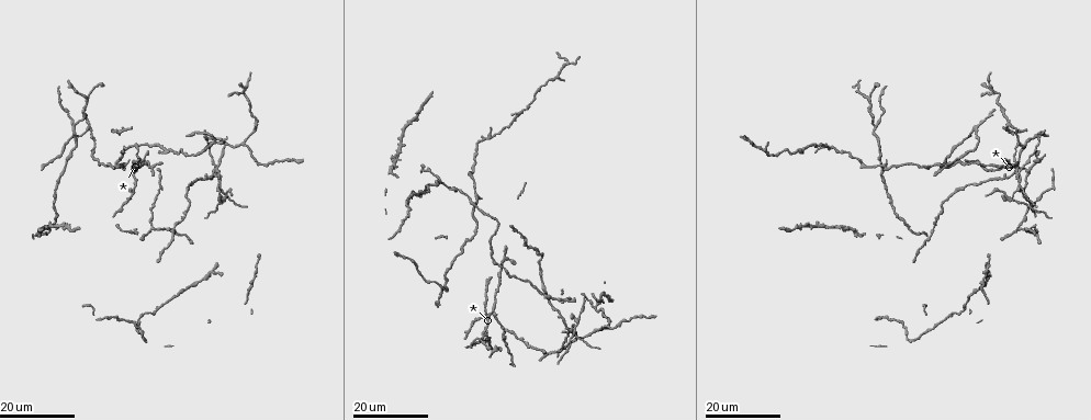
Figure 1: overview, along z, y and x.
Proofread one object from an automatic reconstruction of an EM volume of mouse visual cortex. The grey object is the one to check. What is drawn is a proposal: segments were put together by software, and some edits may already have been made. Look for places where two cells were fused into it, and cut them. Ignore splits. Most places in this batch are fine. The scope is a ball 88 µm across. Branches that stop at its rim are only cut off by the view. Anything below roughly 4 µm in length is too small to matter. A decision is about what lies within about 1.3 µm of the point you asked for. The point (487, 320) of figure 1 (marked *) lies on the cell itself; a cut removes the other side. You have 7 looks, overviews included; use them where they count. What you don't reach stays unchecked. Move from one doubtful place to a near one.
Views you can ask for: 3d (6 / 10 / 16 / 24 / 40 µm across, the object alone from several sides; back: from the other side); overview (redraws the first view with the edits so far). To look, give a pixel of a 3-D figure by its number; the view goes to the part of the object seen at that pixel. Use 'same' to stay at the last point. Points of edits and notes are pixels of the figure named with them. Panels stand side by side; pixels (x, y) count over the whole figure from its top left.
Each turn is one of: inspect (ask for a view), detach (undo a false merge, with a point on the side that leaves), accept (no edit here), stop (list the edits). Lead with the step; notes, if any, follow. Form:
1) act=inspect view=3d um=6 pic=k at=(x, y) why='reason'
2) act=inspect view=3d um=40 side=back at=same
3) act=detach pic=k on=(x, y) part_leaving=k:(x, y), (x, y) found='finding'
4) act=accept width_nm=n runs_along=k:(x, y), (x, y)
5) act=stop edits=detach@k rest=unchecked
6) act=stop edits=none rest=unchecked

act=inspect view=3d um=24 pic=1 at=(85, 127)

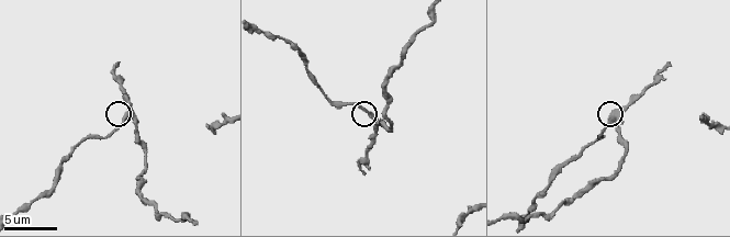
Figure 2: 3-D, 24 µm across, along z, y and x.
act=inspect view=3d um=6 pic=2 at=(370, 116)

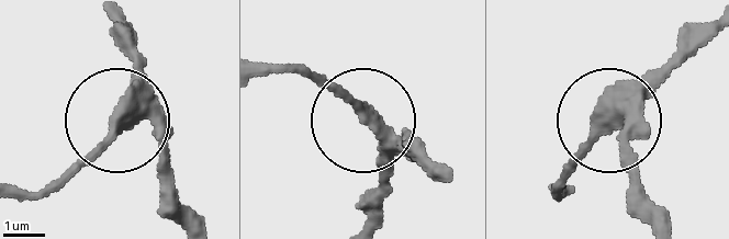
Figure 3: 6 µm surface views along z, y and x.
act=accept found='one cell here'

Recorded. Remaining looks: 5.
act=inspect view=3d um=24 pic=1 at=(874, 124) why='arms part here'

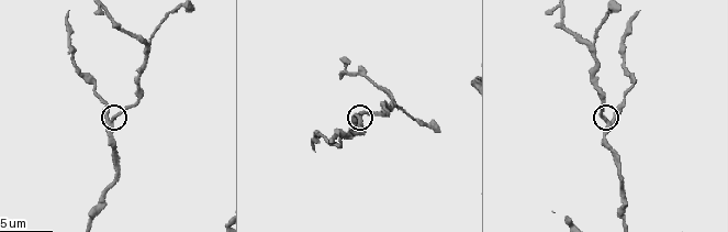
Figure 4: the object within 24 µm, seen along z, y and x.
act=inspect view=3d um=6 pic=4 at=(610, 121)

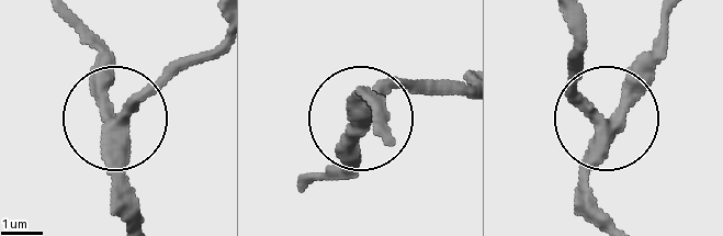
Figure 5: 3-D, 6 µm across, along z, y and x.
act=accept width_nm=350 found='all the same cell'

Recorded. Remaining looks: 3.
act=inspect view=3d um=16 pic=1 at=(116, 165)

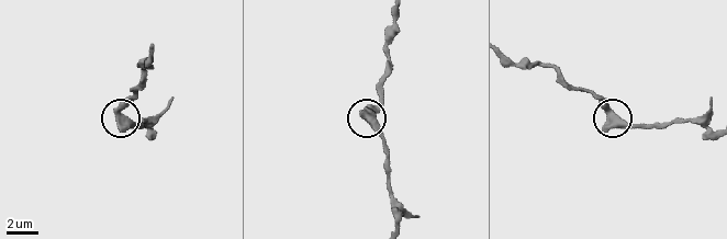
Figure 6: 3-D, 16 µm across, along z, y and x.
act=inspect view=3d um=10 pic=6 at=(364, 114) why='closer look'

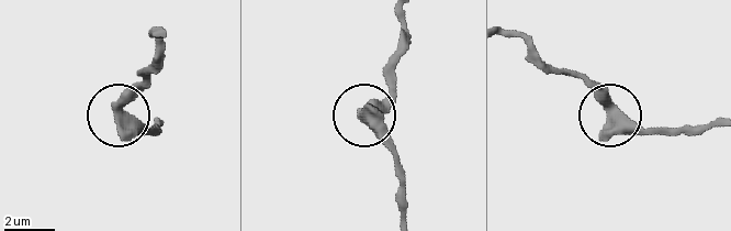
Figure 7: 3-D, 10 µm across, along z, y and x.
act=accept width_nm=390 runs_along=7:(403, 218), (403, 173), (394, 147), (368, 119), (394, 80) found='one cell here'

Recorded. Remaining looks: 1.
act=stop edits=none rest=unchecked

